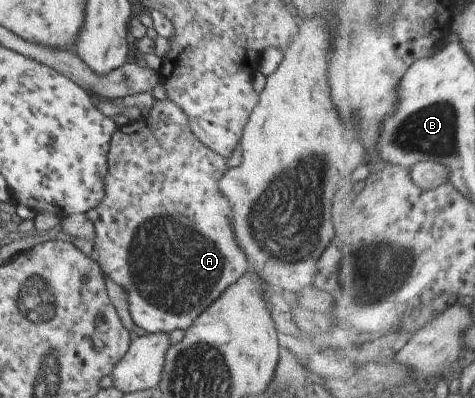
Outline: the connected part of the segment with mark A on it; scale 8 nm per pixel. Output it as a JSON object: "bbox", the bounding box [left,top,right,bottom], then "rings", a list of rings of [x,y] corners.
{"bbox":[85,98,250,334],"rings":[[[170,98],[155,100],[150,106],[148,114],[129,121],[122,126],[117,126],[112,132],[107,151],[107,172],[103,182],[104,195],[101,202],[92,210],[88,210],[85,216],[90,220],[94,228],[93,256],[102,269],[116,285],[120,285],[126,291],[127,310],[134,325],[144,329],[147,334],[156,332],[170,333],[173,329],[185,330],[198,317],[201,311],[206,309],[231,283],[234,283],[240,275],[250,269],[246,263],[245,253],[237,246],[237,239],[231,224],[231,205],[223,197],[218,187],[219,179],[224,175],[226,158],[212,151],[203,143],[200,143],[190,131],[187,115]]]}

